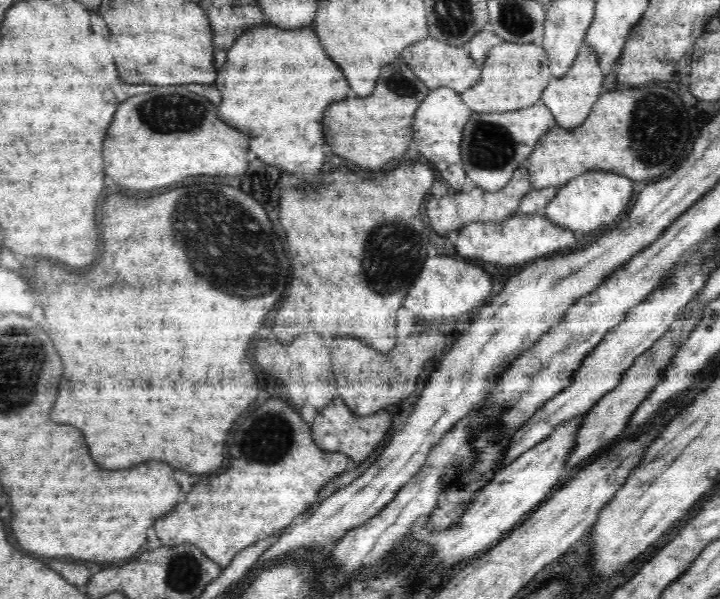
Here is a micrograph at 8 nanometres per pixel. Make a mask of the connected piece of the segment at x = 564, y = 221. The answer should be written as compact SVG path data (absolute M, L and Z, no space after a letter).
M586 170L578 178L570 178L565 187L557 190L555 197L545 206L544 213L550 221L574 232L592 232L616 222L630 204L633 180L610 170Z

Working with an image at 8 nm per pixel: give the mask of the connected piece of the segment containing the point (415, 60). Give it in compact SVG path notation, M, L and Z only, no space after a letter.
M432 36L407 46L401 57L409 64L415 76L425 83L429 91L446 86L461 94L462 91L470 90L470 87L474 86L474 83L478 82L482 76L483 64L471 58L467 45L450 45Z

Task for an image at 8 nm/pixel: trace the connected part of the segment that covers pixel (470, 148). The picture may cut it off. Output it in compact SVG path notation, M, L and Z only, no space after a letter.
M542 102L521 109L502 114L473 112L463 128L461 159L466 174L477 186L482 186L487 191L502 190L502 187L510 182L514 170L525 165L542 134L550 127L557 126L552 112Z

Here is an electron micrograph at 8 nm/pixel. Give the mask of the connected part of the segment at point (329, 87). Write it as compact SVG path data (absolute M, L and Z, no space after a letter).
M268 21L263 25L252 25L231 44L226 62L218 69L218 80L214 82L222 92L218 118L246 134L260 160L310 180L318 174L324 162L322 106L326 106L326 102L334 102L334 98L342 98L342 94L348 94L348 82L342 72L341 67L329 58L312 26L282 29Z

